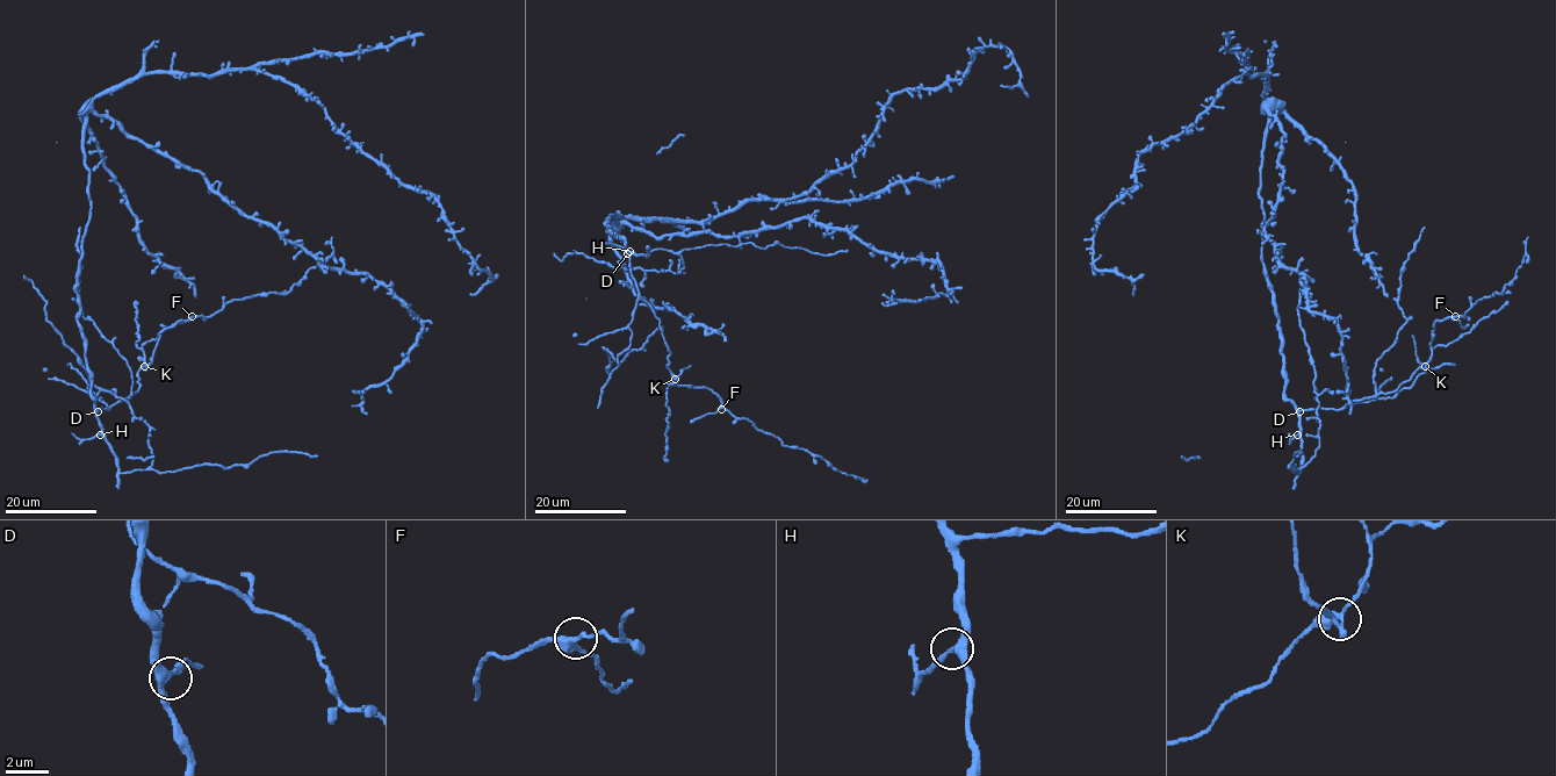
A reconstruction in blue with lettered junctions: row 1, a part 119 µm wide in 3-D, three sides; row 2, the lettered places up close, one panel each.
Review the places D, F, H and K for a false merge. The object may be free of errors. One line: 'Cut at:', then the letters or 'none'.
Cut at: K

